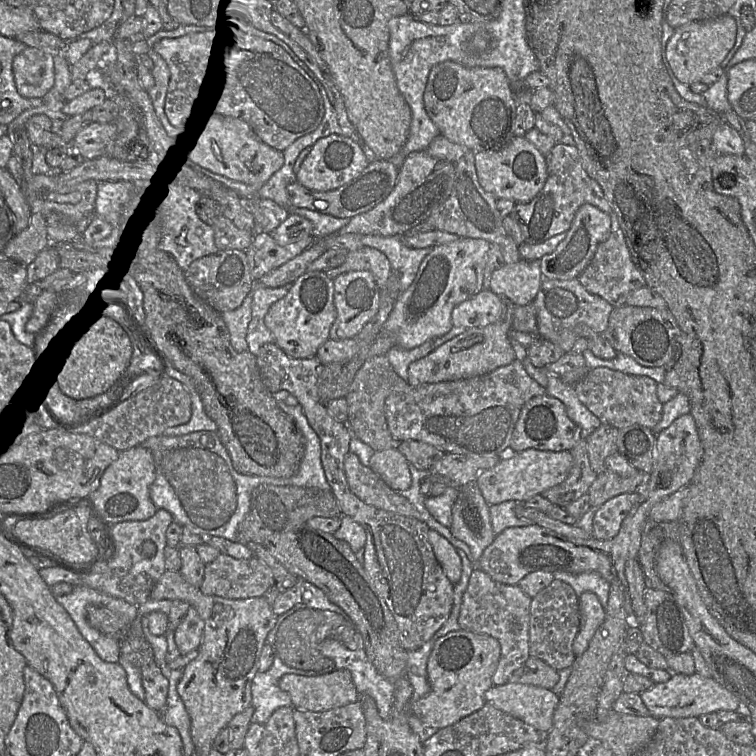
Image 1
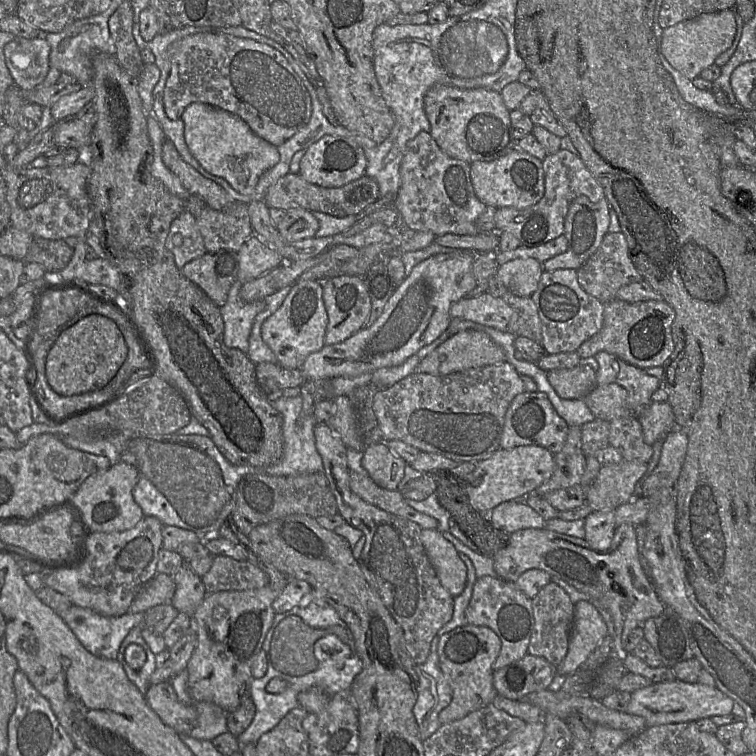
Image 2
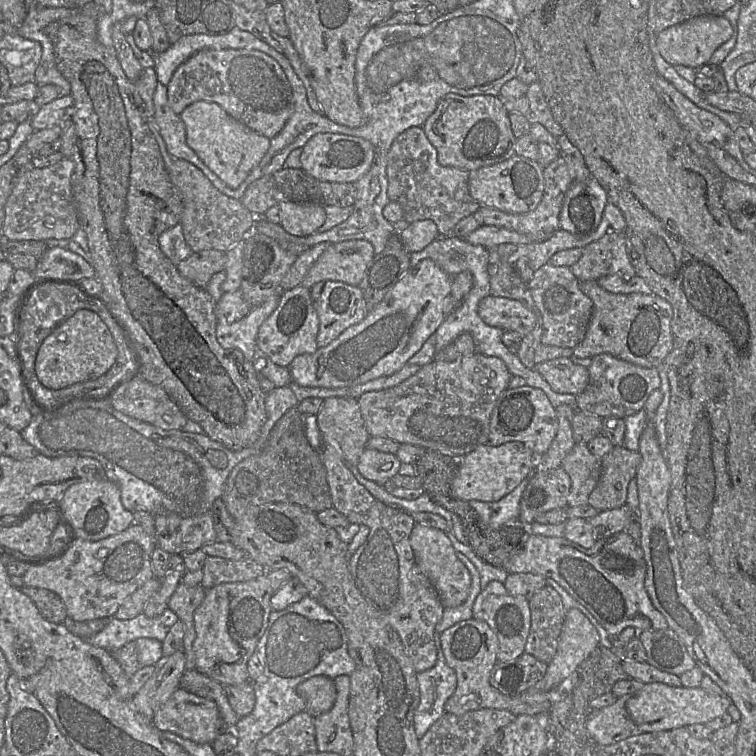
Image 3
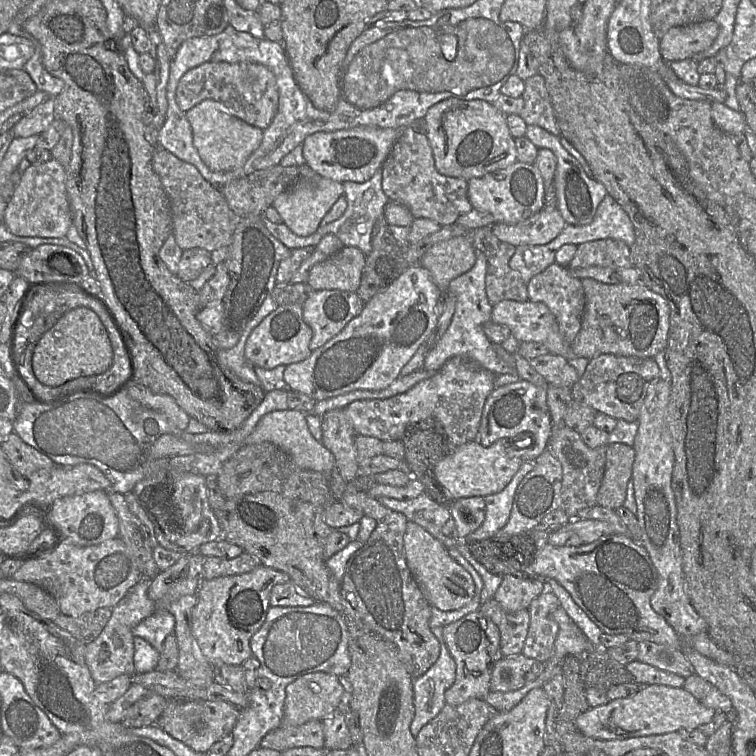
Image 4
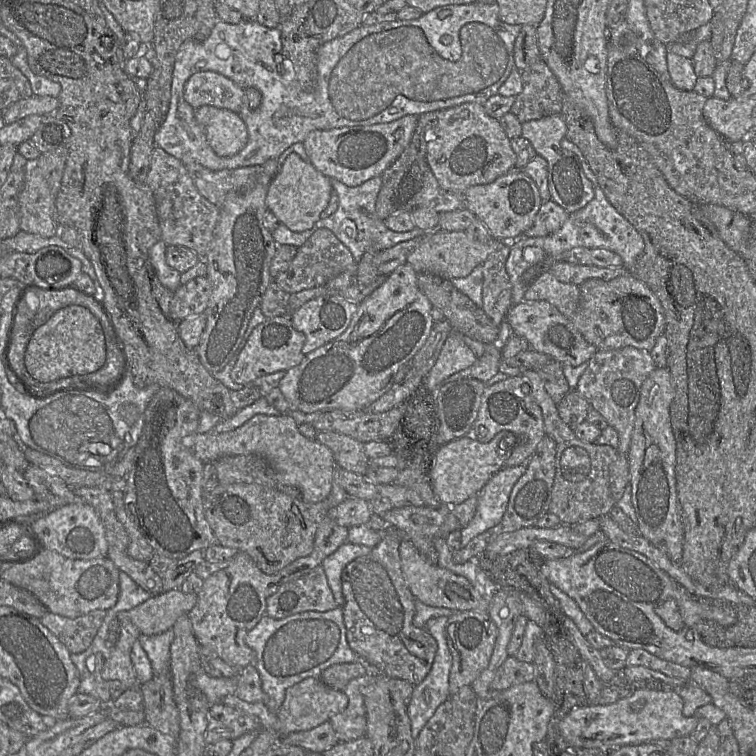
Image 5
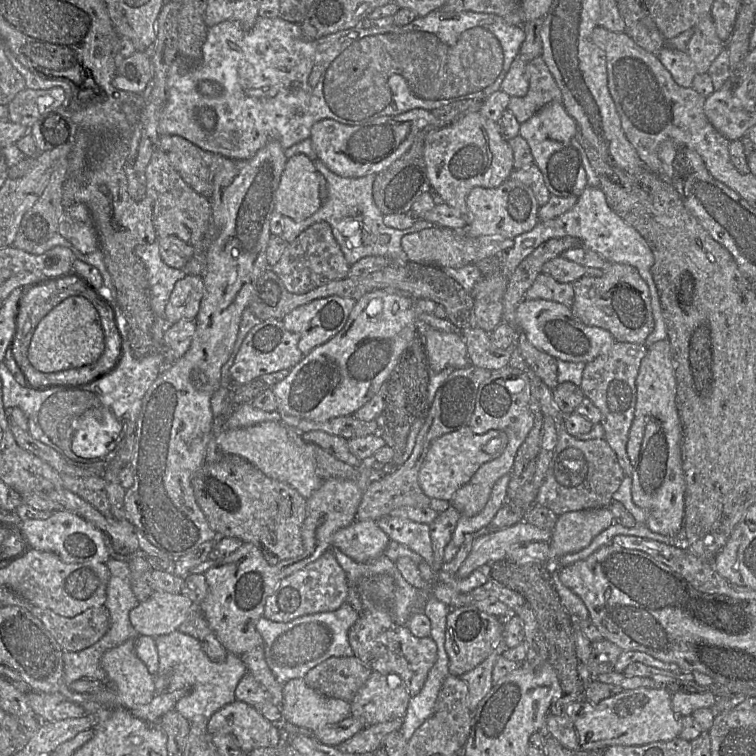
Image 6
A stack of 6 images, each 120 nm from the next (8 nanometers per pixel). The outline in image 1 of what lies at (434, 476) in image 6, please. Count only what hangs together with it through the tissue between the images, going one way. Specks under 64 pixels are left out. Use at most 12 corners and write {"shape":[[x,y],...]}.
{"shape":[[570,451],[509,452],[475,480],[488,505],[562,483]]}

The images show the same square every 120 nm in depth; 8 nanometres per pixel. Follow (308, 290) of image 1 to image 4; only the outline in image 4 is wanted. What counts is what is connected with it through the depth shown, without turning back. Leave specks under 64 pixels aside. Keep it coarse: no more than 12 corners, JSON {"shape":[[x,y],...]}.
{"shape":[[281,305],[253,329],[245,358],[264,369],[312,352],[302,305]]}

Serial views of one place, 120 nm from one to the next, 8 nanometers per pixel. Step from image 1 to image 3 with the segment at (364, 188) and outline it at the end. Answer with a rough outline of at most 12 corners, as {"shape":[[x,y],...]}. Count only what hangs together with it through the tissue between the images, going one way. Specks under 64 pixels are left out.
{"shape":[[282,168],[249,184],[240,201],[255,217],[286,201],[353,206],[352,182]]}

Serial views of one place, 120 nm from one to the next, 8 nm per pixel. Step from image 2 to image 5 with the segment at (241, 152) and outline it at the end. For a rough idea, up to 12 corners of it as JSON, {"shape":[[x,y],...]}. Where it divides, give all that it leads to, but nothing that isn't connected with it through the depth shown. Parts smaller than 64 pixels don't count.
{"shape":[[204,105],[195,119],[220,157],[248,141],[236,112]]}

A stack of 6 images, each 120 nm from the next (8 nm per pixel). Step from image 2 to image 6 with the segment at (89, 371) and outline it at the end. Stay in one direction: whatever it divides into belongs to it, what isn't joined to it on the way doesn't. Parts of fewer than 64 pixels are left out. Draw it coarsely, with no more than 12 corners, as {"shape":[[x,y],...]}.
{"shape":[[70,296],[37,325],[27,358],[56,373],[104,351],[97,310]]}

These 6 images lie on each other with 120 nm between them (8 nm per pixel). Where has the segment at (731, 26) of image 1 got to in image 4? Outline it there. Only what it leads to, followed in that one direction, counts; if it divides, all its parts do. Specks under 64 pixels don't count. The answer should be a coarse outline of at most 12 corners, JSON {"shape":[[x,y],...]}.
{"shape":[[714,19],[672,27],[660,39],[666,62],[692,58],[718,34]]}

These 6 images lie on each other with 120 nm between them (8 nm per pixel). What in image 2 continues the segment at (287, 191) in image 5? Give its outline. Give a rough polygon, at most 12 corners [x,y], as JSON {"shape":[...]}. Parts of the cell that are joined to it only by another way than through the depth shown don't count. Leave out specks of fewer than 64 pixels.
{"shape":[[302,207],[286,210],[277,225],[289,241],[314,237],[319,221]]}

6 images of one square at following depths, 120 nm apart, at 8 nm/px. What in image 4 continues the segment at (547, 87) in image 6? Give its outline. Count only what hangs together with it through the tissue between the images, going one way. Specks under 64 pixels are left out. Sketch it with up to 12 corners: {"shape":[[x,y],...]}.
{"shape":[[543,76],[527,78],[519,115],[560,136]]}

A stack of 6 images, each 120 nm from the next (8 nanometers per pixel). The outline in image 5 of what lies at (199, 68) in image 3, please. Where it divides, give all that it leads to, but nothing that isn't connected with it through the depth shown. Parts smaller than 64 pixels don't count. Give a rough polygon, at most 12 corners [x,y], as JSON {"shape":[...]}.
{"shape":[[220,73],[187,80],[194,109],[212,105],[240,113],[258,108],[262,94]]}

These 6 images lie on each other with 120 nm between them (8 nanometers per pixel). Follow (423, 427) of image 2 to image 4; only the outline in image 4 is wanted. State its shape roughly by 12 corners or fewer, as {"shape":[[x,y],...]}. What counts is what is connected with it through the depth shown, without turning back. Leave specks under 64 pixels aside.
{"shape":[[462,356],[385,399],[345,408],[357,435],[401,440],[436,418],[478,440],[495,374]]}

